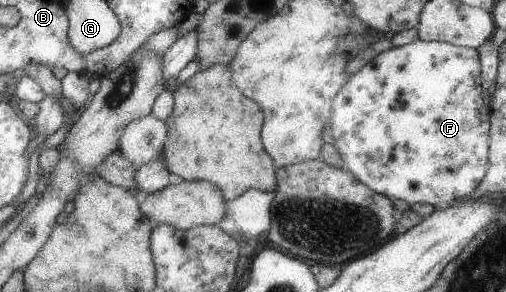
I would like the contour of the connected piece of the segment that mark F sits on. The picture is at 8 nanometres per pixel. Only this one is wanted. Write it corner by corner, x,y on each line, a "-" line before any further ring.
419,37
402,46
391,46
391,49
382,51
373,57
369,63
365,63
357,73
350,75
347,83
334,95
333,109
331,110
331,121
328,123
327,133
331,135
331,141
341,161
343,169
351,171
358,179
367,185
371,191
378,192
379,195
385,195
389,199
405,201
409,206
414,203
427,203
433,208
438,209
442,206
448,206
452,202
468,199
468,195
473,193
475,187
486,175
489,169
489,147
490,141
487,141
487,131
489,129
489,109
483,101
483,91
481,91
482,69
479,69
479,54
476,49
464,48
451,45
450,43
438,41
423,41

